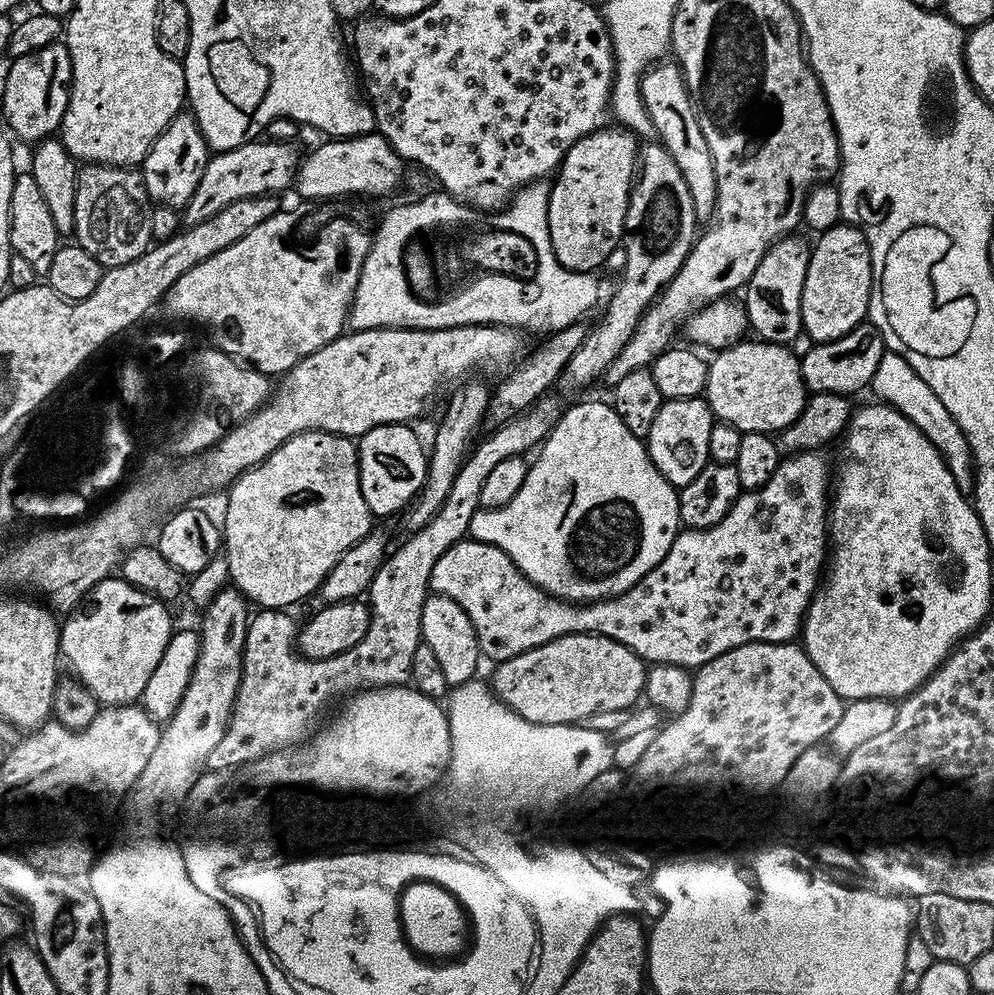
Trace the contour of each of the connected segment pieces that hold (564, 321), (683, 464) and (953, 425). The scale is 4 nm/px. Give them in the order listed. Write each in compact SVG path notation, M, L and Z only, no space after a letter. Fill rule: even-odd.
M544 182L527 184L508 201L508 205L497 211L490 222L498 231L509 231L520 234L523 240L531 243L531 248L538 258L538 270L532 278L516 278L510 274L482 273L476 282L472 282L470 290L466 286L458 286L454 294L448 294L448 304L430 306L430 302L418 302L413 290L408 295L408 312L412 316L420 316L420 328L457 328L463 324L495 324L513 330L529 328L532 332L551 334L560 328L577 323L596 304L600 296L600 284L590 272L571 272L566 270L554 258L554 250L550 246L550 230L548 229L548 189Z
M700 396L664 400L646 437L648 457L656 469L679 490L694 482L700 471L710 462L710 430L714 423L712 407Z
M885 351L882 362L878 362L878 370L874 370L870 388L880 395L877 397L883 403L897 408L907 420L918 426L918 430L922 430L922 434L926 434L926 438L930 438L930 442L939 450L940 457L946 462L950 474L954 474L954 482L960 491L965 494L971 493L976 483L976 473L966 434L951 416L950 411L946 410L946 406L942 406L942 398L938 398L938 394L934 394L934 390L930 390L930 386L926 386L922 378L918 378L910 362L906 362L906 358L902 358L897 352Z

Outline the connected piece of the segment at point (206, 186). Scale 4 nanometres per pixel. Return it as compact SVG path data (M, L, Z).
M255 140L235 147L234 150L211 155L194 194L183 207L183 221L191 226L216 216L236 201L278 194L280 190L290 188L295 183L296 172L302 159L296 147L294 142Z

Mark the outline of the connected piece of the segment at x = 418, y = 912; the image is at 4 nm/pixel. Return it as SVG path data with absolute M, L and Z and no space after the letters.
M422 876L422 884L416 884L404 898L404 920L406 926L400 930L400 942L408 951L408 956L418 965L428 969L453 968L465 964L476 944L476 928L472 908L460 896L444 894L438 890L438 879Z

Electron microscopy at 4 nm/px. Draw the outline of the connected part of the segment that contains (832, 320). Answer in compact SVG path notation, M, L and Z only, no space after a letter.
M843 222L819 233L815 239L816 245L811 245L808 254L806 282L802 282L802 332L805 337L809 336L809 341L825 344L850 334L850 330L865 323L872 293L872 251L864 237L864 229Z

